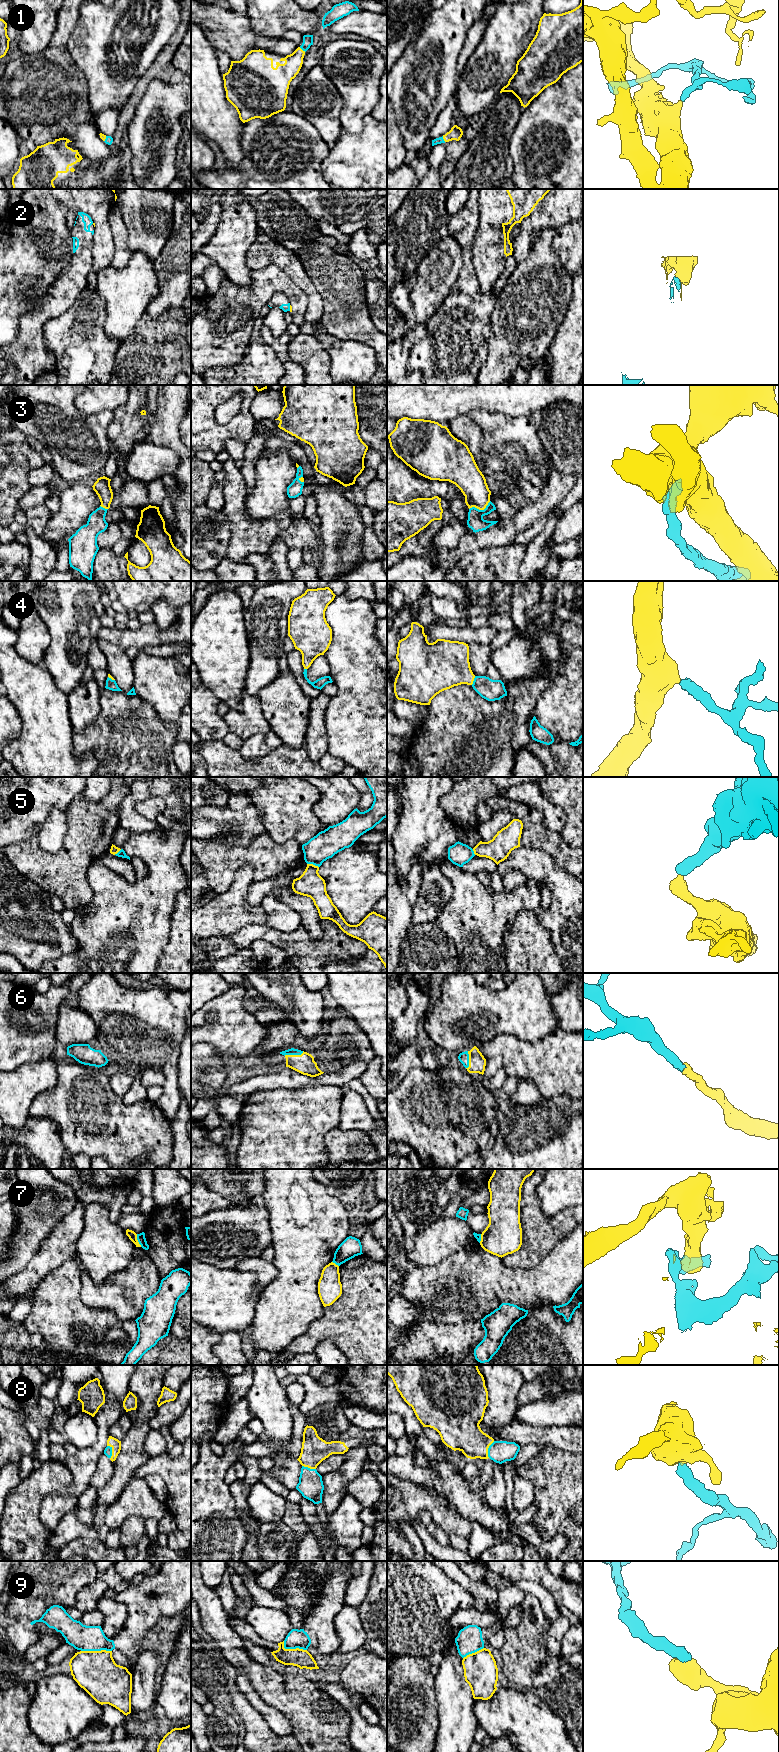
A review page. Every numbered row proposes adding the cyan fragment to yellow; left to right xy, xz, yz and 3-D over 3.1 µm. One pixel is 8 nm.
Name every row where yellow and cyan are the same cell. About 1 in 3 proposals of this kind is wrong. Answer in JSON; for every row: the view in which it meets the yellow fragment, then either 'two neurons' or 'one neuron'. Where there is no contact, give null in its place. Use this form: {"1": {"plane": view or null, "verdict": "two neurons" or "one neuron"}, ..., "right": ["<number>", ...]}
{"1": {"plane": "xz", "verdict": "one neuron"}, "2": {"plane": "xz", "verdict": "two neurons"}, "3": {"plane": "yz", "verdict": "one neuron"}, "4": {"plane": "yz", "verdict": "one neuron"}, "5": {"plane": "xz", "verdict": "two neurons"}, "6": {"plane": "xz", "verdict": "one neuron"}, "7": {"plane": "xy", "verdict": "two neurons"}, "8": {"plane": "yz", "verdict": "one neuron"}, "9": {"plane": "xy", "verdict": "two neurons"}, "right": ["1", "3", "4", "6", "8"]}

